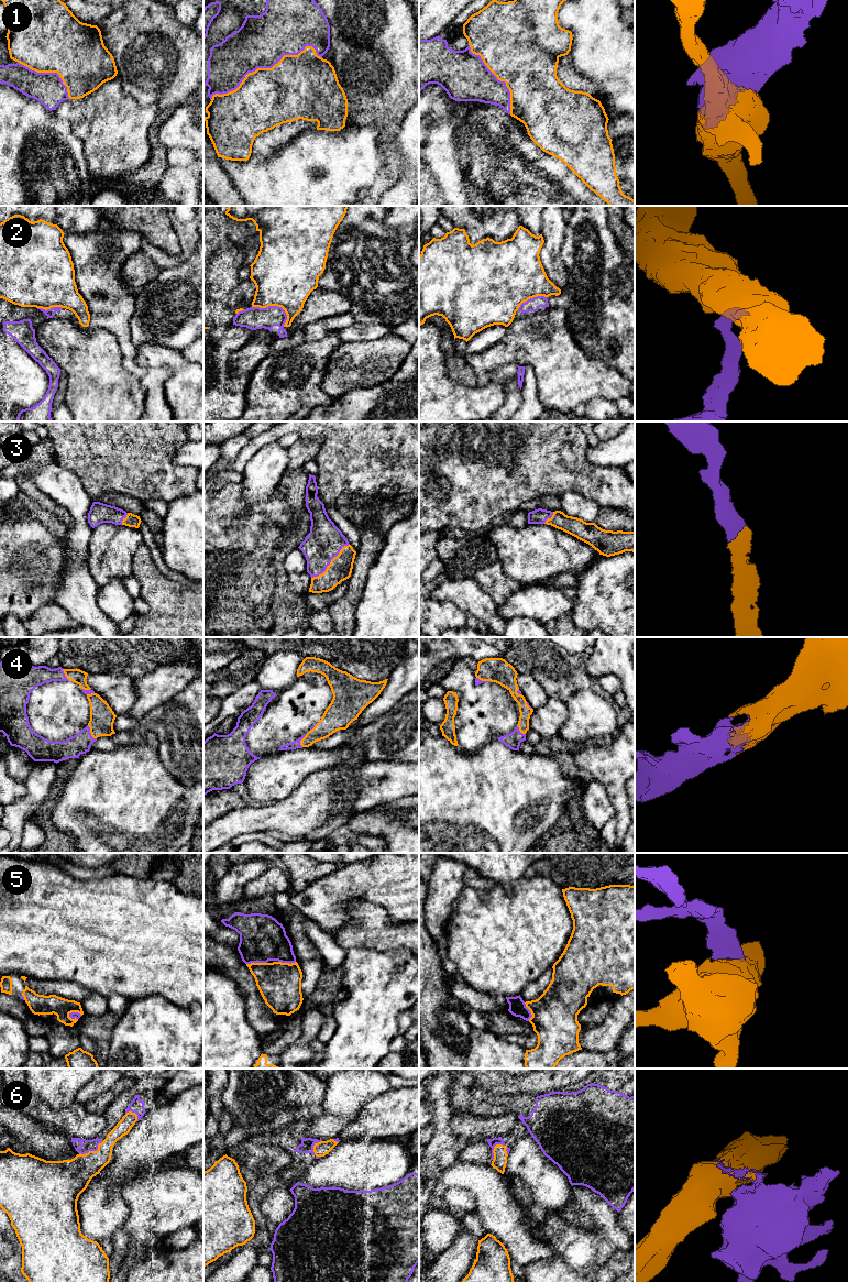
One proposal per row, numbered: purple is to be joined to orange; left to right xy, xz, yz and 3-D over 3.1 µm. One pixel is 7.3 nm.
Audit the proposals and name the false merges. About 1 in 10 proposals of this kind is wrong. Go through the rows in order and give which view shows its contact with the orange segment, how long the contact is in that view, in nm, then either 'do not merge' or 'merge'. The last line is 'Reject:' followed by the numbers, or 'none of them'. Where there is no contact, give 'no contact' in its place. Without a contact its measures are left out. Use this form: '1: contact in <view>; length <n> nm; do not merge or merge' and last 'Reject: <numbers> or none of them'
1: contact in xz; length 850 nm; do not merge
2: contact in xz; length 280 nm; do not merge
3: contact in xz; length 380 nm; merge
4: contact in xy; length 120 nm; merge
5: contact in xz; length 150 nm; merge
6: contact in xy; length 200 nm; merge
Reject: 1, 2

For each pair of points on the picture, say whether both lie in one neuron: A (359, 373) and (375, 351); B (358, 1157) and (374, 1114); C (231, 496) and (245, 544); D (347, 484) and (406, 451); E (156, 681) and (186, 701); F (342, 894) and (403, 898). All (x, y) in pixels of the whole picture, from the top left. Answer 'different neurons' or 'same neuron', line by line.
A: same neuron
B: different neurons
C: same neuron
D: same neuron
E: different neurons
F: same neuron

